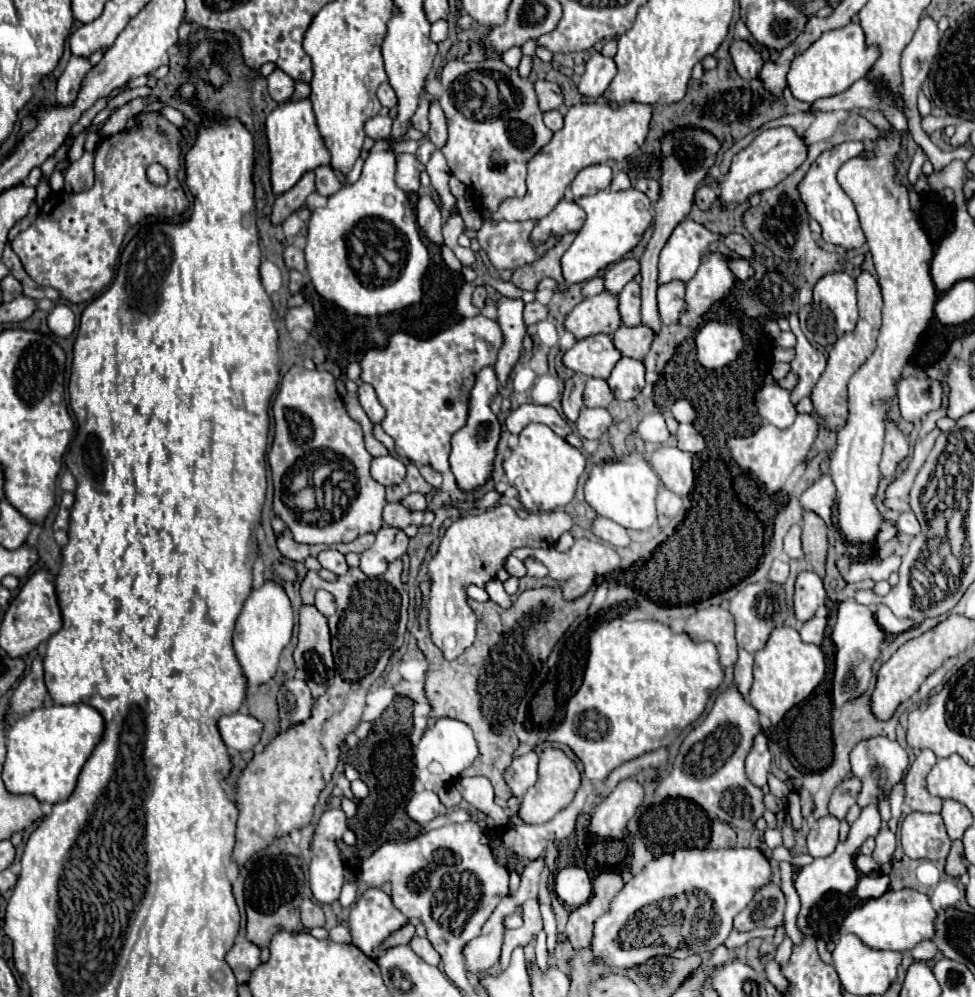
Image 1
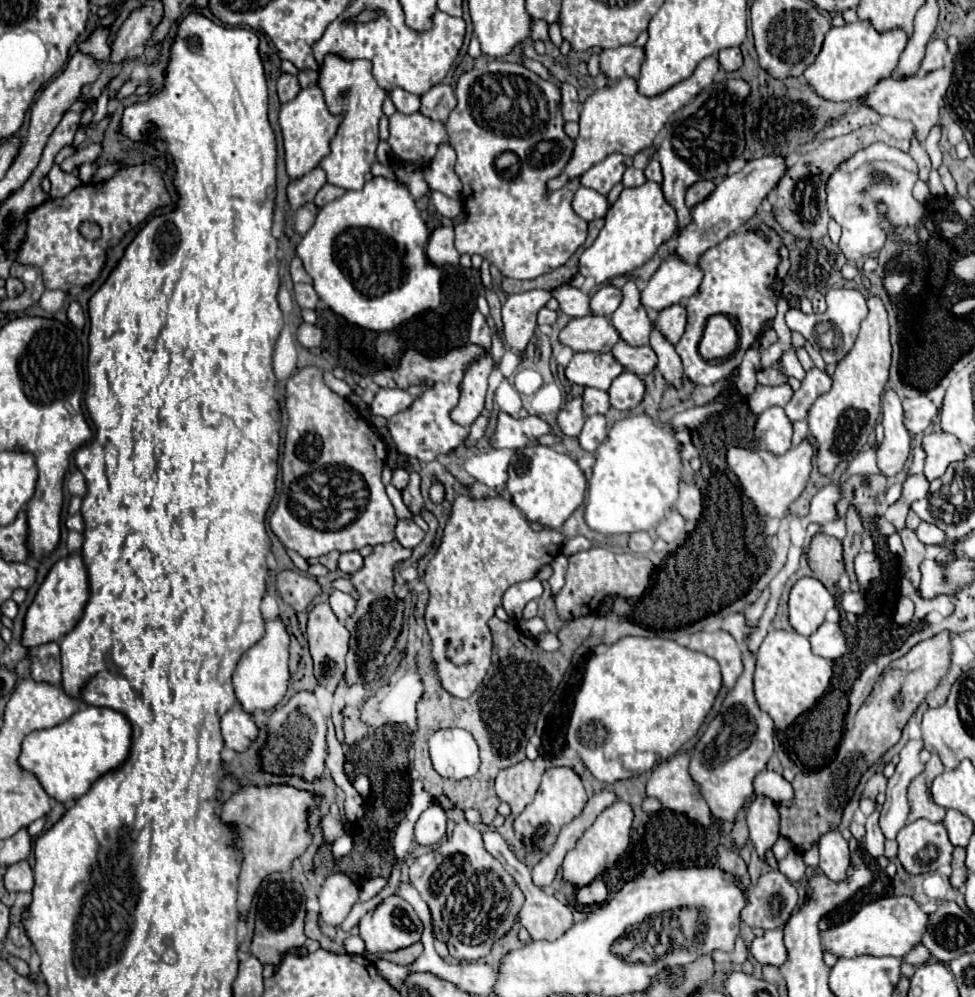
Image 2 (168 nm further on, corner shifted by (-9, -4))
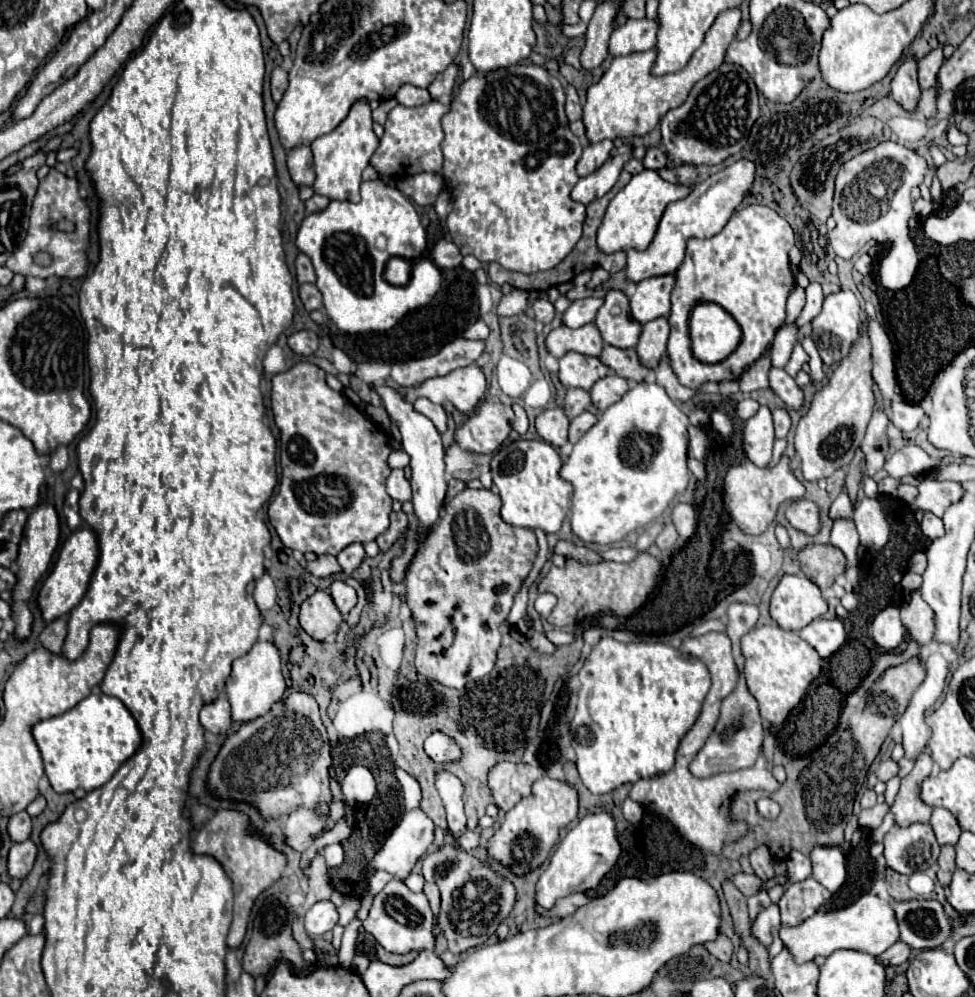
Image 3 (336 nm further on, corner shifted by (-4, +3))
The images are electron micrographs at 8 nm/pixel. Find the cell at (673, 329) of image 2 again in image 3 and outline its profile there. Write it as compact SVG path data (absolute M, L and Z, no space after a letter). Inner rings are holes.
M658 317L642 327L636 353L640 357L640 363L648 369L656 369L660 357L666 353L666 341L668 341L670 325L666 317Z

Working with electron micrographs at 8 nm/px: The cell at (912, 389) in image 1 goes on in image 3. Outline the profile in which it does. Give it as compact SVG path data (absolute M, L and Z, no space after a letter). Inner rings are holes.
M902 397L892 399L892 423L894 427L898 427L900 431L914 431L920 425L920 419L924 417L922 407L912 405L908 401L904 401Z

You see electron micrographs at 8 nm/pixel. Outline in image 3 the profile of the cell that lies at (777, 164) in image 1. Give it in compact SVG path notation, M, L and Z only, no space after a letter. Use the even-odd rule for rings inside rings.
M742 159L742 161L732 163L724 171L710 175L706 181L696 183L692 193L686 199L680 199L680 201L674 201L672 205L668 205L652 243L644 251L636 251L636 249L628 251L628 261L626 261L628 281L640 283L642 279L672 275L684 261L686 241L690 237L712 237L712 235L720 233L720 229L728 223L734 209L746 197L752 183L754 183L754 163ZM638 265L644 269L638 269Z

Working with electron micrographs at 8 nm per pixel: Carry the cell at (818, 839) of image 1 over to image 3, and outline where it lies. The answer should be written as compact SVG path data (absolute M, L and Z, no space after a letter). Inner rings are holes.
M816 847L810 855L812 877L826 887L830 893L836 893L846 881L846 861L838 847Z

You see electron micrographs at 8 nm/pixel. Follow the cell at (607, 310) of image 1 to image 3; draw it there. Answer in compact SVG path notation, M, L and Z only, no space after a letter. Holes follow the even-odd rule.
M594 323L582 325L578 329L570 329L566 325L560 325L558 329L552 329L550 335L546 337L546 349L556 359L560 359L562 355L566 355L570 351L598 357L602 347L604 347L604 341L602 341L600 331L596 329Z

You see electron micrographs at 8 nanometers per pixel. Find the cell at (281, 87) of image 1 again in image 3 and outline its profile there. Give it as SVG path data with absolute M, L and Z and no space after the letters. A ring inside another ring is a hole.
M276 67L276 69L272 71L272 97L274 97L276 103L282 99L286 87L288 87L288 73L286 73L284 69Z

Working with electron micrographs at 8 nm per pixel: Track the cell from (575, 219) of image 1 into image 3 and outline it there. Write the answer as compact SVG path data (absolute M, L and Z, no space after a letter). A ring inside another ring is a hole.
M632 145L614 147L610 153L610 159L604 165L600 165L600 169L596 169L586 177L580 177L580 181L572 189L572 199L588 205L590 201L606 195L612 189L612 185L618 181L618 175L624 163L632 159L632 155L634 155Z

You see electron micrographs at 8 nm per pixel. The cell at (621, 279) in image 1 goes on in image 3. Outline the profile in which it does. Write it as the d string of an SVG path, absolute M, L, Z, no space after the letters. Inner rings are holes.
M588 297L588 299L578 299L574 301L564 313L562 313L562 323L566 327L572 327L572 329L578 329L586 323L592 323L600 305L604 301L600 297Z

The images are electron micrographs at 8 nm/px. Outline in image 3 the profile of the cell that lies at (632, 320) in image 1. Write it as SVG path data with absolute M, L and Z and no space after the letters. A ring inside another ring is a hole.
M608 291L604 305L598 309L594 325L598 327L602 339L618 349L636 347L642 325L632 321L630 303L622 291Z

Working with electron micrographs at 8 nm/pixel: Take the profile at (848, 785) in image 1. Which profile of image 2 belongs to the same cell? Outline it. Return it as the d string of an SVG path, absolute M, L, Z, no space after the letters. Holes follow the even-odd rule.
M873 774L867 784L865 784L865 790L863 790L863 798L869 798L869 800L875 800L875 796L883 790L885 792L885 786L887 786L887 780L883 774Z

